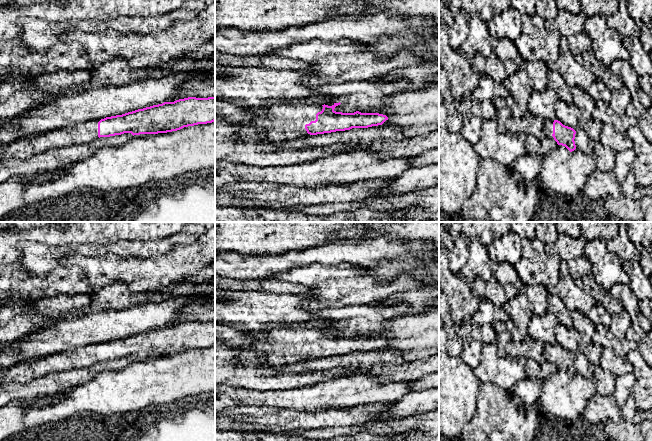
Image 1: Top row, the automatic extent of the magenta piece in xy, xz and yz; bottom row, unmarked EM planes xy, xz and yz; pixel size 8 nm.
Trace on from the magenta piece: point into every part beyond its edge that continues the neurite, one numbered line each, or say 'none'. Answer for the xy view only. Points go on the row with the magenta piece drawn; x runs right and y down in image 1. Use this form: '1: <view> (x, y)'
1: xy (85, 132)

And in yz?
1: yz (548, 124)

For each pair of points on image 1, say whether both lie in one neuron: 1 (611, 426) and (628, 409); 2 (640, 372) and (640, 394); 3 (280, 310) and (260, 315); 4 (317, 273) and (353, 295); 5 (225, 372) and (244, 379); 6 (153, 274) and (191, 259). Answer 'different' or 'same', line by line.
1: same
2: same
3: same
4: same
5: same
6: same

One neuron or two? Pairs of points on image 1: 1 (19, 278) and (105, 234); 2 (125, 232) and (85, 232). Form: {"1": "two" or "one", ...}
{"1": "two", "2": "one"}

